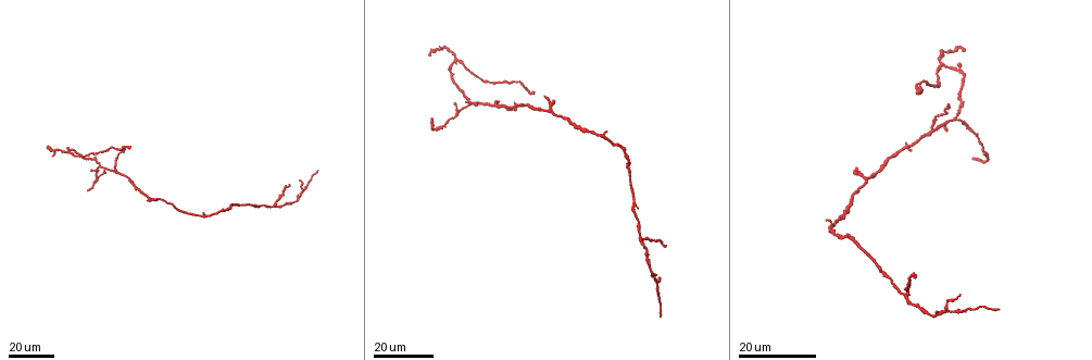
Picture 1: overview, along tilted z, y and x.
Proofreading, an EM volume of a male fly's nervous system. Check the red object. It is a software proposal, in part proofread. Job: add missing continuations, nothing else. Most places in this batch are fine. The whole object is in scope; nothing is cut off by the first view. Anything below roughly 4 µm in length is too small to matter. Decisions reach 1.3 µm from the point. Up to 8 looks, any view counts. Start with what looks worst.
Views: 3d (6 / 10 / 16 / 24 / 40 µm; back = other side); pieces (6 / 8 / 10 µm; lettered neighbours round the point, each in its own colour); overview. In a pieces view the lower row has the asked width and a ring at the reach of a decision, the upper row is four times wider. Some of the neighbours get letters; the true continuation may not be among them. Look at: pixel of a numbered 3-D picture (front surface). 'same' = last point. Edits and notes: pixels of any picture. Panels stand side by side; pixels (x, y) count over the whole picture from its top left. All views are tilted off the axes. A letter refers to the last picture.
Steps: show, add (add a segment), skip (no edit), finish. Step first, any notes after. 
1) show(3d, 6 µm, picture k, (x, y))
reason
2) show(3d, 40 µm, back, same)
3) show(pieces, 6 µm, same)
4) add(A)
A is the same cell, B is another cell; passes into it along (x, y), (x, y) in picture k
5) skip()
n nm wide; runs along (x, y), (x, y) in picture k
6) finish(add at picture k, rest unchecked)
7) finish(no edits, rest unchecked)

show(3d, 40 µm, picture 1, (429, 119))

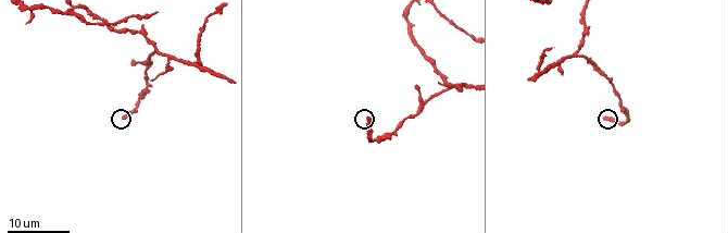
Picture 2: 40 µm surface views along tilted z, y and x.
show(pieces, 8 µm, picture 2, (606, 118))
see the neighbours

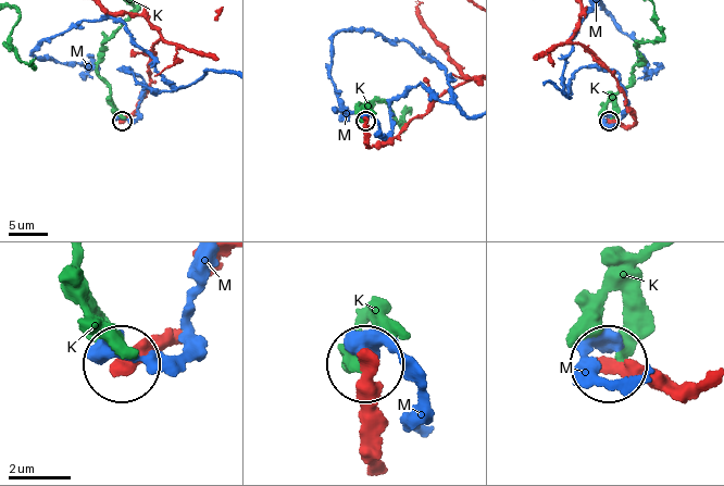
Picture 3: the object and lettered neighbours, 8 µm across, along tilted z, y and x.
skip()
K and M are other cells; runs along (693, 383), (609, 363) in picture 3; none of them fits

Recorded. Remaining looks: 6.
show(3d, 24 µm, picture 1, (298, 178))
an open end

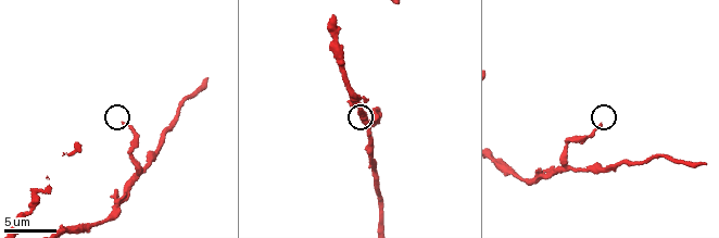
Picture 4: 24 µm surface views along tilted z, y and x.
show(pieces, 6 µm, picture 4, (602, 125))

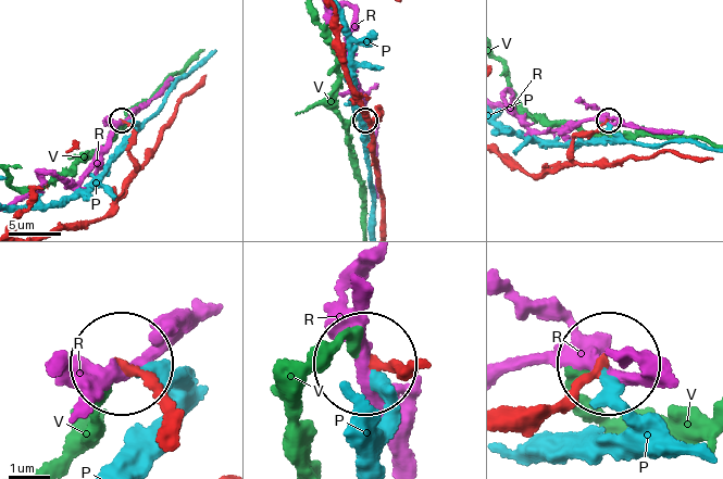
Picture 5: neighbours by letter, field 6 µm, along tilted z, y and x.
skip()
P, R and V are other cells; runs along (510, 427), (605, 363) in picture 5; none of them fits

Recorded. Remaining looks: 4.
show(3d, 24 µm, picture 1, (966, 50))
an open end

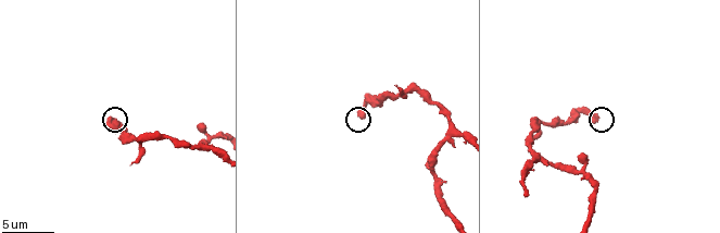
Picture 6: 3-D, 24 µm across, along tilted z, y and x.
show(pieces, 10 µm, picture 6, (594, 119))

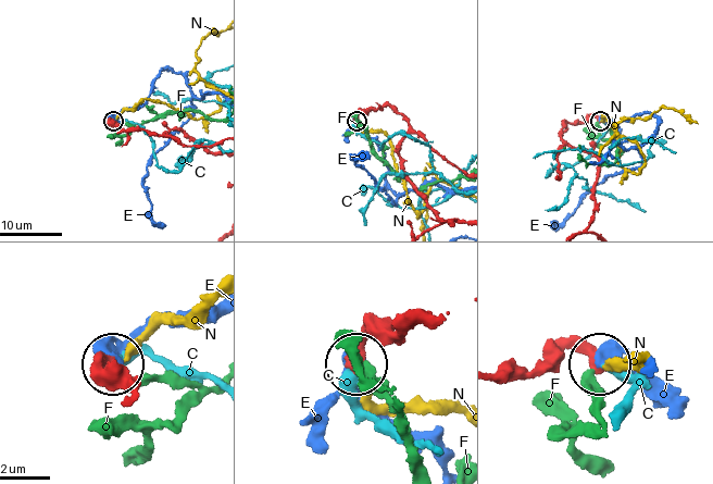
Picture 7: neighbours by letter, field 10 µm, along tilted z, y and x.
skip()
C, E, F and N are other cells; runs along (497, 370), (525, 370), (566, 355), (595, 362) in picture 7; no lettered segment goes on from it

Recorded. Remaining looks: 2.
show(3d, 40 µm, picture 1, (125, 151))

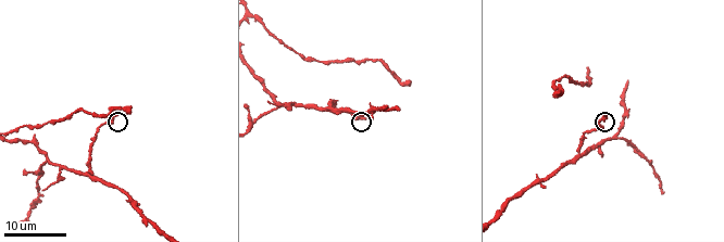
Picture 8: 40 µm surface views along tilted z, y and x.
show(pieces, 8 µm, picture 8, (602, 115))
what lies round it

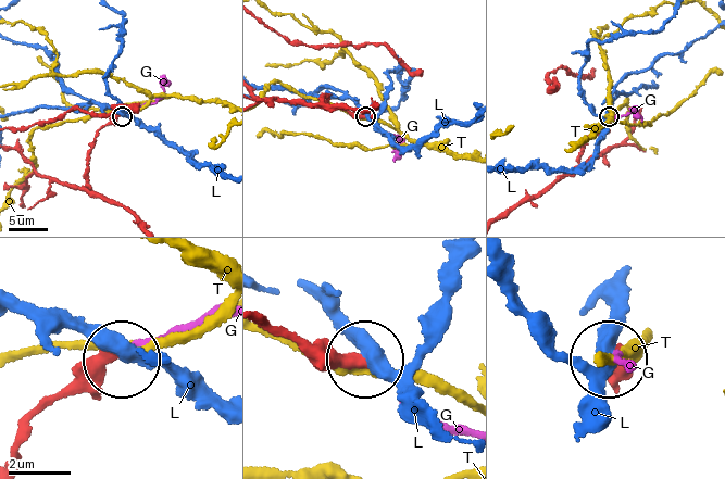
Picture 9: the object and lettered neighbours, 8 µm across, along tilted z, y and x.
add(G)
310 nm wide; G is the same cell, L and T are other cells; it goes on there

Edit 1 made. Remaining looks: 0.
finish(add at picture 9, rest unchecked)

